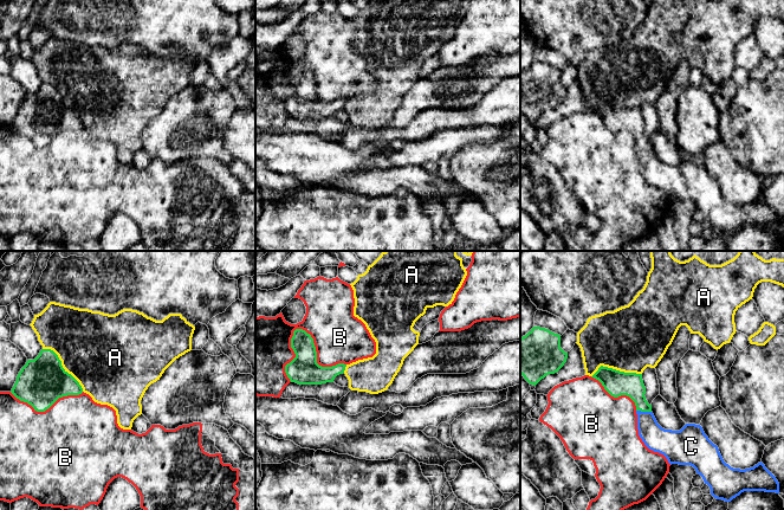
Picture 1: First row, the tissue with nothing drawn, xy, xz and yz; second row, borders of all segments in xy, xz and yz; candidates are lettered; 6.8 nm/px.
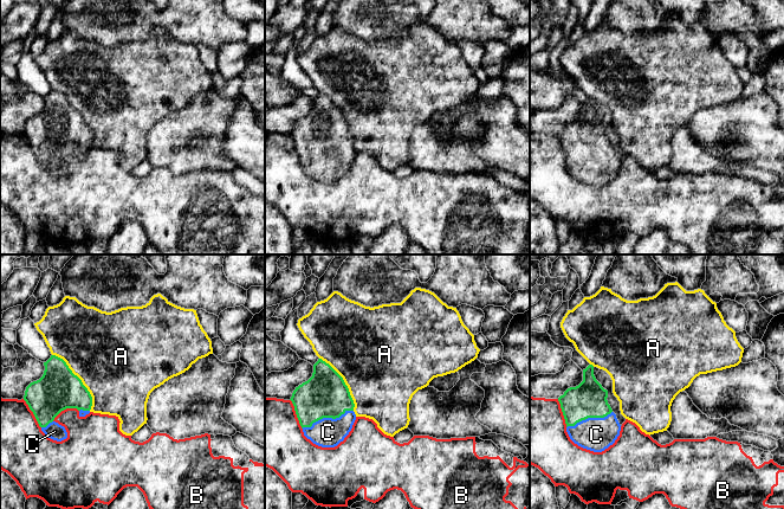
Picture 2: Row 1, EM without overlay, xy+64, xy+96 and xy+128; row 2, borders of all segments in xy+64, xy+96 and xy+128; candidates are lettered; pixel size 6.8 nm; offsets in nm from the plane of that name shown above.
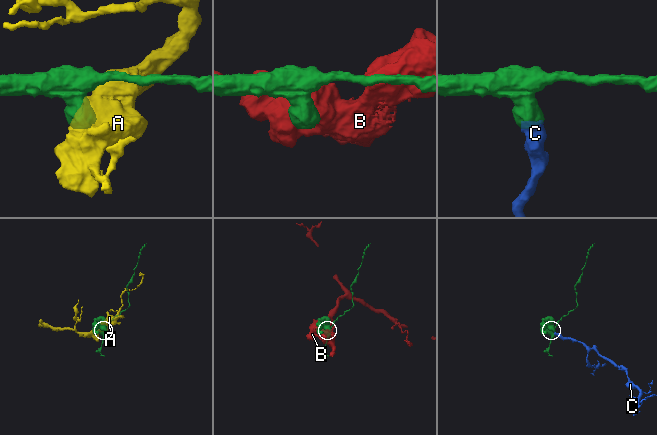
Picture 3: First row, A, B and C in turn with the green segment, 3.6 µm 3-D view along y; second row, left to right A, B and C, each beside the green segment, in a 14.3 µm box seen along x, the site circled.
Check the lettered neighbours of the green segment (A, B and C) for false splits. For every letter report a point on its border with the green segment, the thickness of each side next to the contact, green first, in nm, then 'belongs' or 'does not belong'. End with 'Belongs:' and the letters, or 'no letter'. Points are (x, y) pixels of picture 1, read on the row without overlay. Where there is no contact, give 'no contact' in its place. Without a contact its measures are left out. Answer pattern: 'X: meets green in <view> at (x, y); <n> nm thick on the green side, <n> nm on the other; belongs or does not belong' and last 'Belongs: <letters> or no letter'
A: meets green in xy at (62, 101); 320 nm thick on the green side, 480 nm on the other; does not belong
B: meets green in xz at (316, 89); 200 nm thick on the green side, 360 nm on the other; does not belong
C: meets green in yz at (643, 146); 160 nm thick on the green side, 170 nm on the other; belongs
Belongs: C

